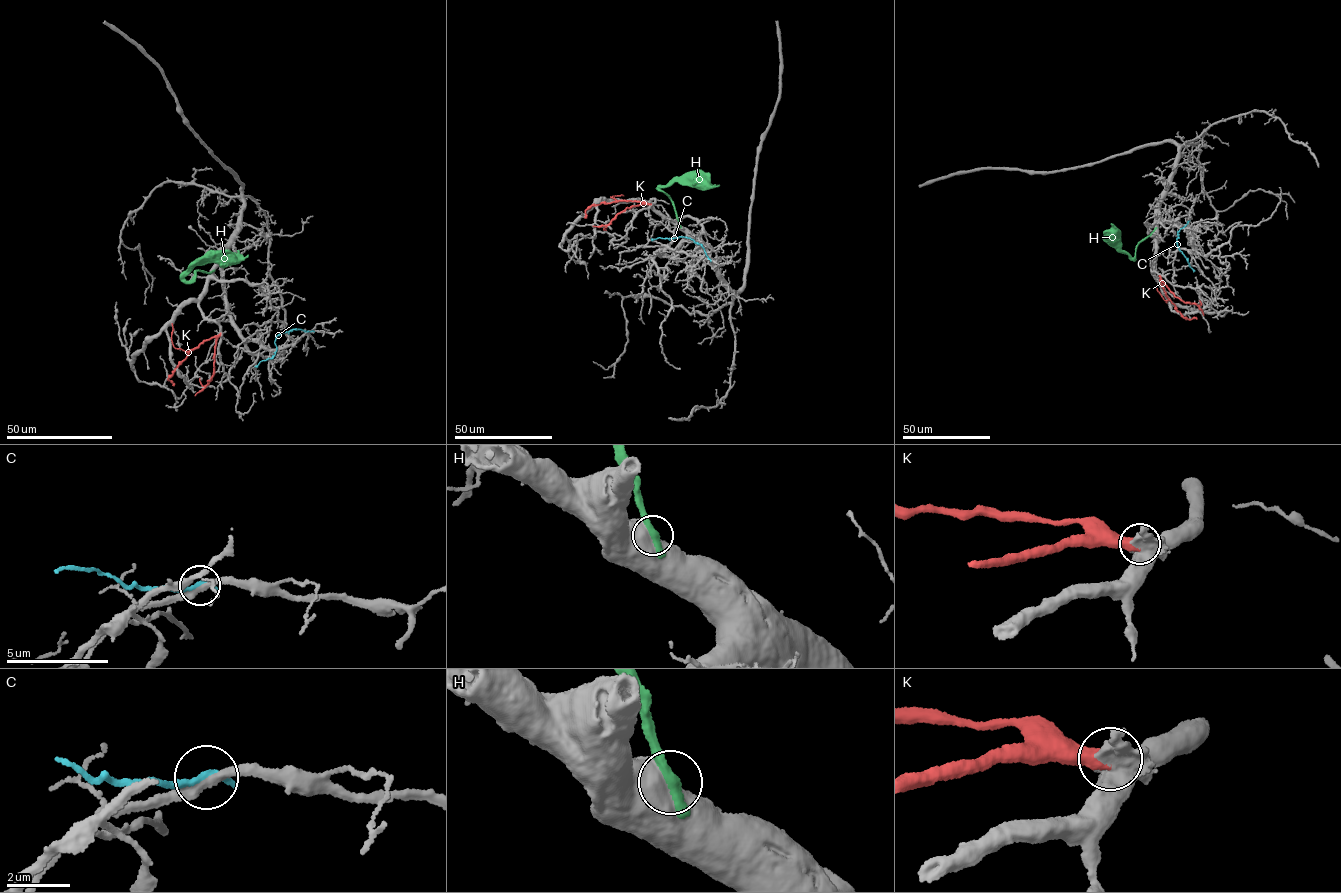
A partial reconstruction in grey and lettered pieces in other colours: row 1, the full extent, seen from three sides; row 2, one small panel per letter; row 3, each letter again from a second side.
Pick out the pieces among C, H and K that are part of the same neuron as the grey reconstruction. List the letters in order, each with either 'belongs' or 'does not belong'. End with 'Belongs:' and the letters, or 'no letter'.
C: does not belong
H: does not belong
K: does not belong
Belongs: no letter

